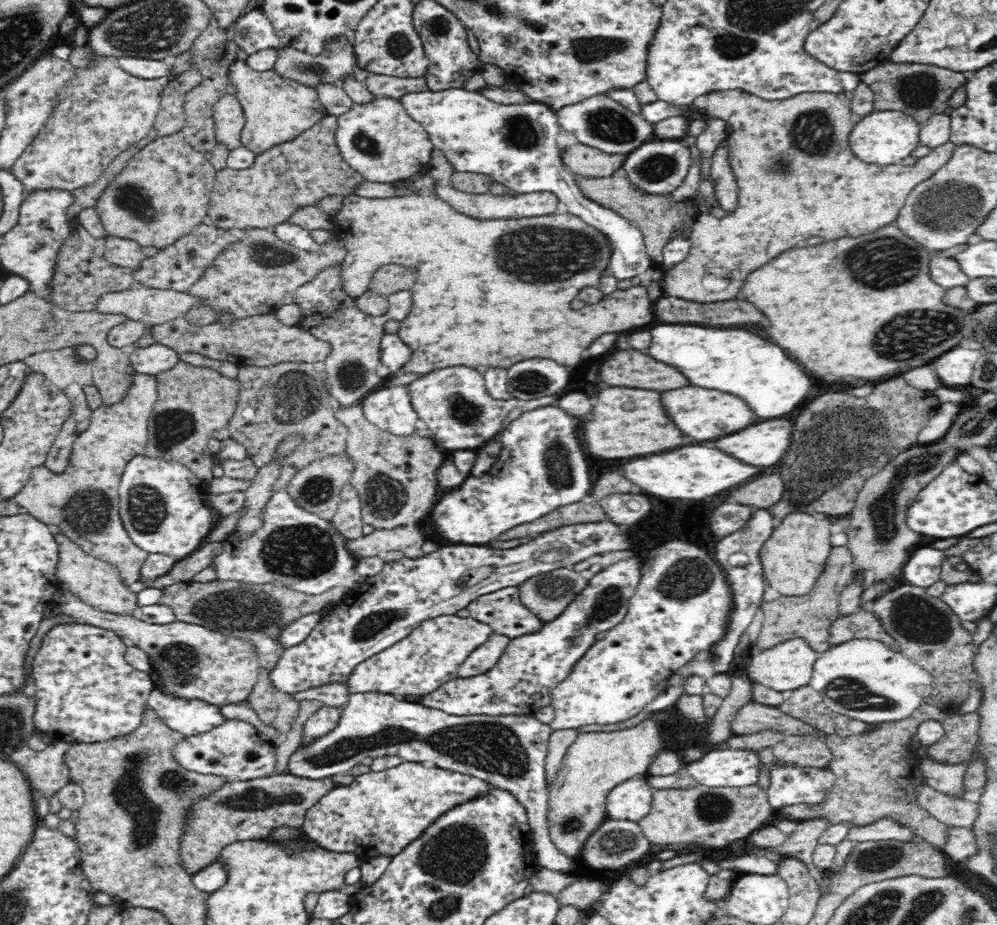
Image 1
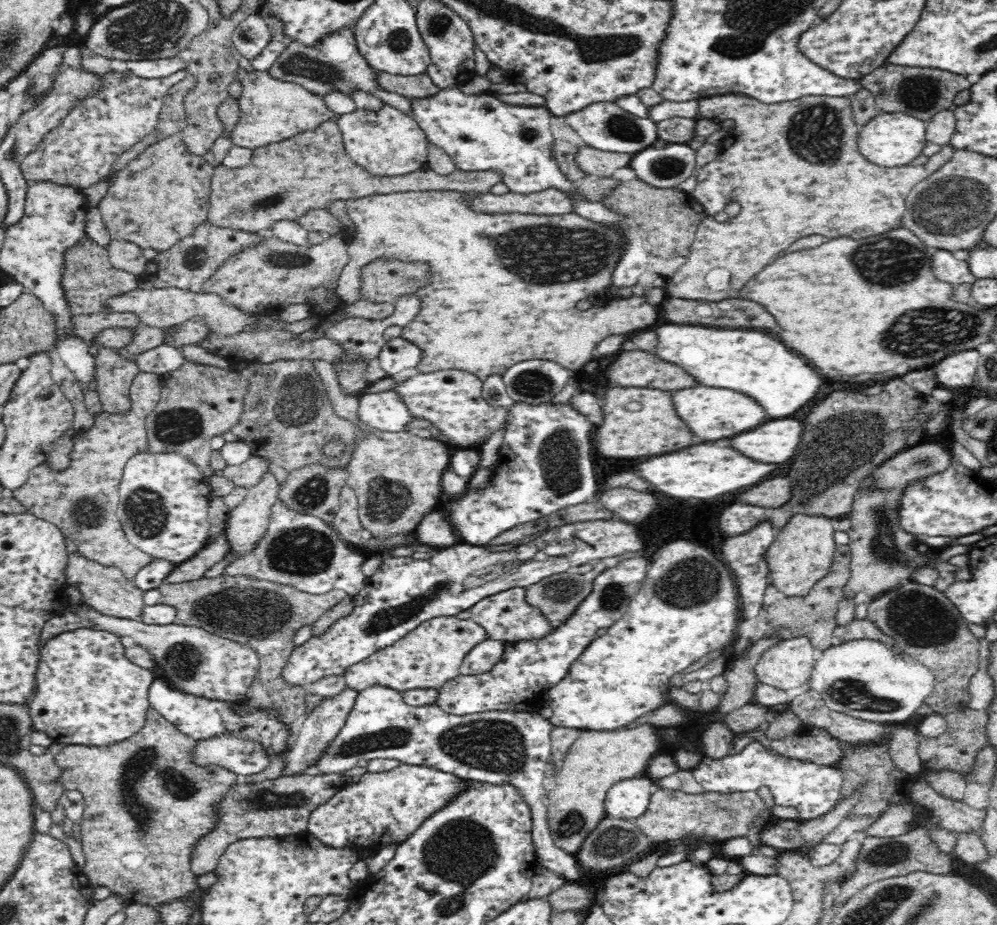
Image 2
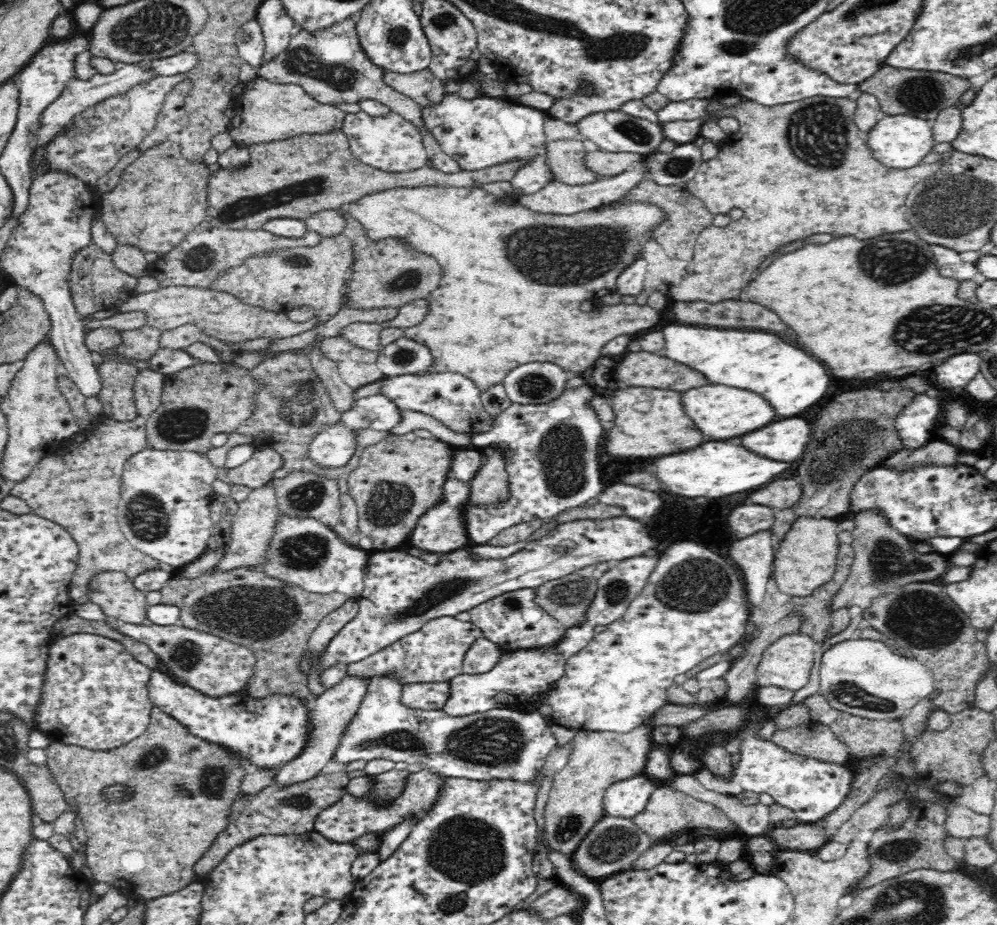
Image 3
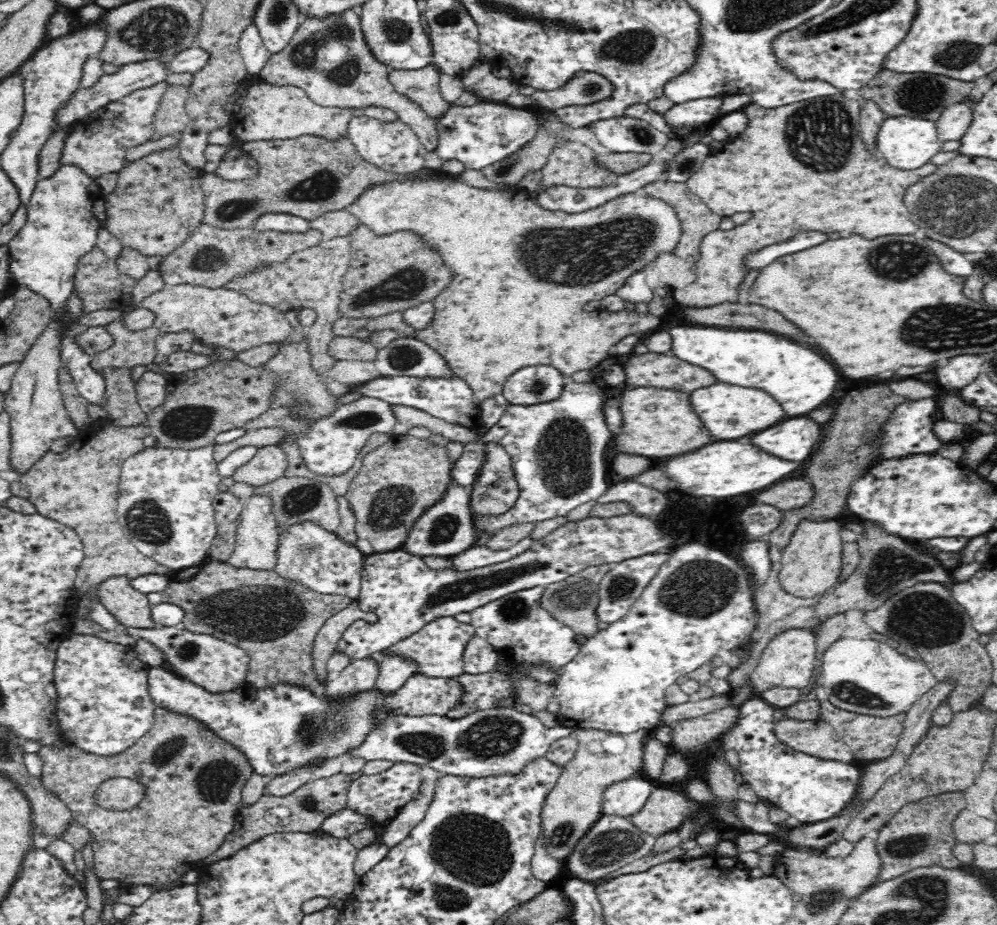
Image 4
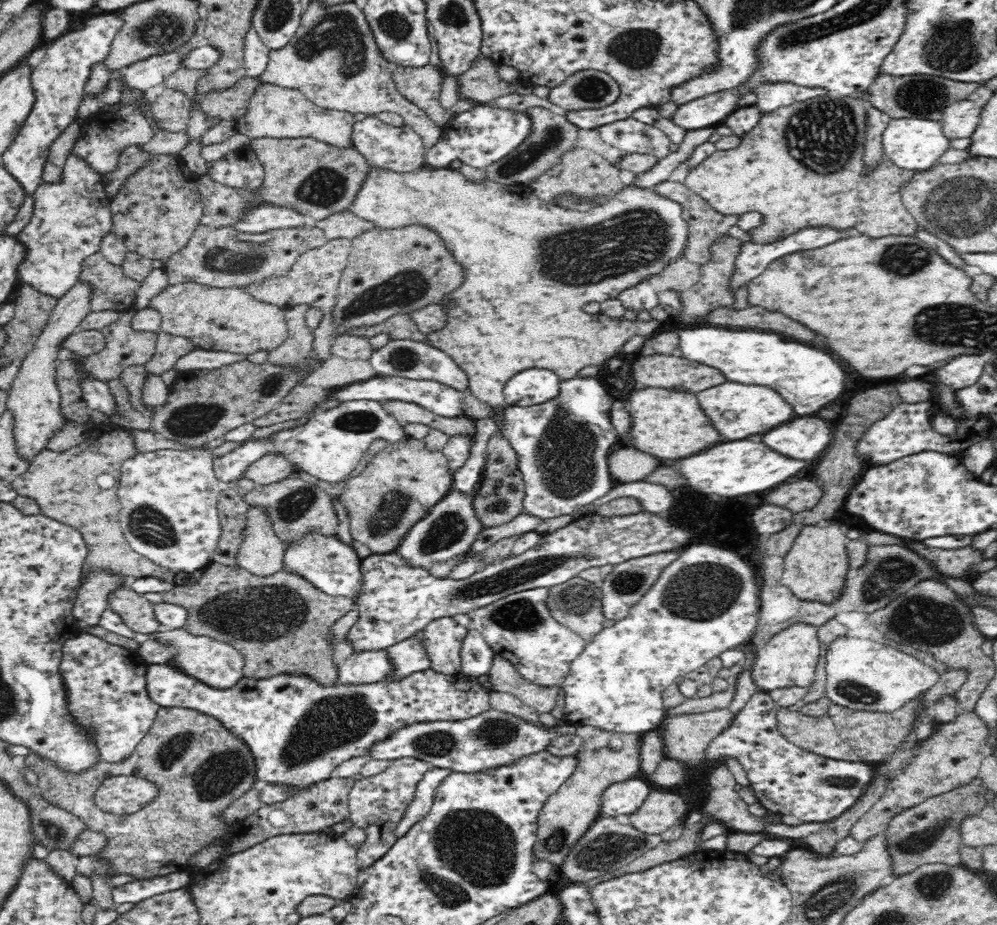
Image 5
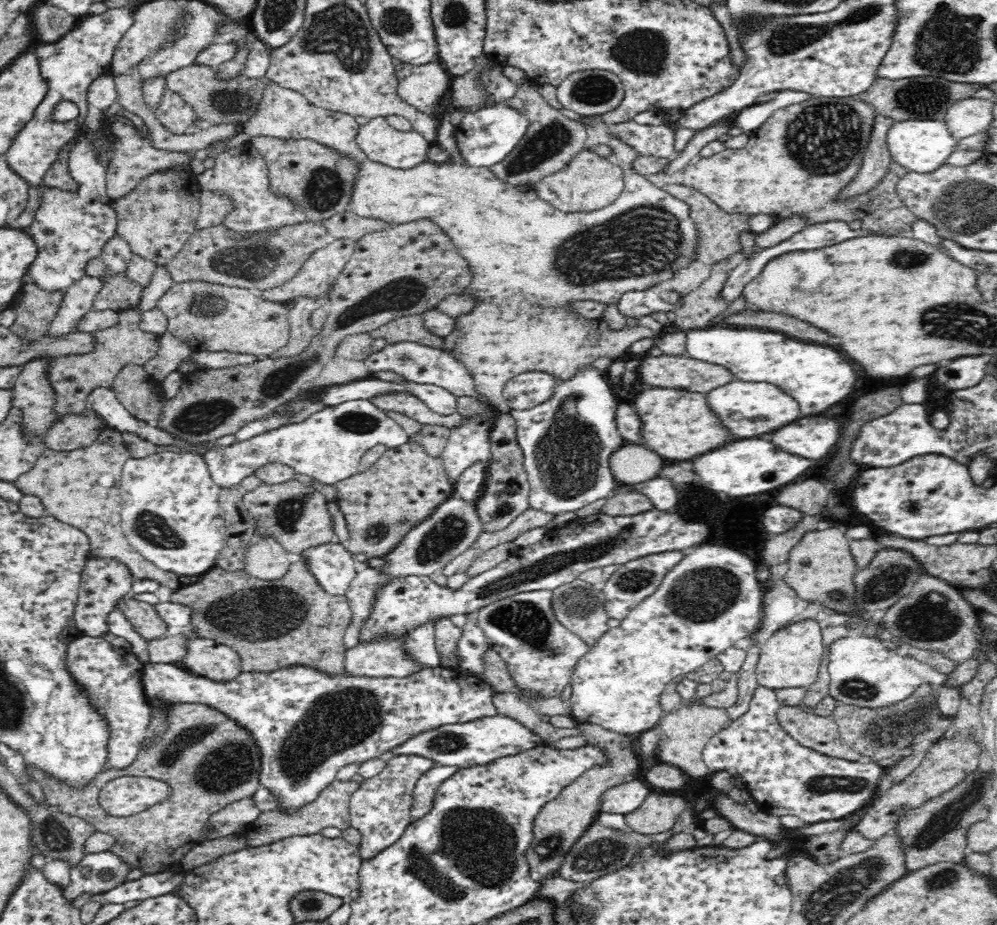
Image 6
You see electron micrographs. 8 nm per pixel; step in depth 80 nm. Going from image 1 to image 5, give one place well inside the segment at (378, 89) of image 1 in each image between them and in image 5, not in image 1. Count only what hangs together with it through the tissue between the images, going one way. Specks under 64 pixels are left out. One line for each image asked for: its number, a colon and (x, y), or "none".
2: (420, 86)
3: (422, 86)
4: (421, 86)
5: (421, 86)

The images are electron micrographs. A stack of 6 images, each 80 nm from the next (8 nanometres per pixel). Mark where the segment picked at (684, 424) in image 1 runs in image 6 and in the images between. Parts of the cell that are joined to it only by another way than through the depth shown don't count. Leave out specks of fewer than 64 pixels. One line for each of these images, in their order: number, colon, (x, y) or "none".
2: (711, 413)
3: (721, 412)
4: (729, 411)
5: (738, 410)
6: (747, 409)

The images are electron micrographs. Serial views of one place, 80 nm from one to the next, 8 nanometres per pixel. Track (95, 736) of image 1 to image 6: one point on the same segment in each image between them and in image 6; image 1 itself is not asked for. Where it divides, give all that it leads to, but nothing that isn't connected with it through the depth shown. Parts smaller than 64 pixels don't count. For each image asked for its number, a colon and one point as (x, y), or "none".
2: (88, 693)
3: (95, 696)
4: (104, 706)
5: (106, 690)
6: (112, 675)

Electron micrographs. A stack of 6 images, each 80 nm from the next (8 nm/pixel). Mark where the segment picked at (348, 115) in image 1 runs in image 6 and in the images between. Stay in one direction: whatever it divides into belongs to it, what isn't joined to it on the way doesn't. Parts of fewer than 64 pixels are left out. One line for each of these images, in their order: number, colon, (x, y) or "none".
2: (387, 143)
3: (389, 143)
4: (393, 147)
5: (400, 149)
6: (381, 142)

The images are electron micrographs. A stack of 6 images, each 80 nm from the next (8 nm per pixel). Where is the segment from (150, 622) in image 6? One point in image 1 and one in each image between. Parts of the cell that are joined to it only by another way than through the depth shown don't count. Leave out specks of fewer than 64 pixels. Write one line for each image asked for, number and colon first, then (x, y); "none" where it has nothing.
1: (95, 582)
2: (106, 589)
3: (114, 592)
4: (132, 608)
5: (137, 612)

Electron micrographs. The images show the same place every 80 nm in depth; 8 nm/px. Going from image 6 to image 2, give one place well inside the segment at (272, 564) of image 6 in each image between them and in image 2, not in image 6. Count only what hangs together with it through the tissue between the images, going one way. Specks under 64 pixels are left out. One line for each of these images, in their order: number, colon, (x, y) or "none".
2: (248, 523)
3: (253, 527)
4: (257, 541)
5: (261, 552)

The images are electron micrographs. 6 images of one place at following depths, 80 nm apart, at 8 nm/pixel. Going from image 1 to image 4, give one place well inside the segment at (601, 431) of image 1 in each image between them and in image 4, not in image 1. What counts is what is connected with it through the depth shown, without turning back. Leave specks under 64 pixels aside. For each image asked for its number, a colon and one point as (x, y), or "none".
2: (637, 421)
3: (649, 422)
4: (658, 422)

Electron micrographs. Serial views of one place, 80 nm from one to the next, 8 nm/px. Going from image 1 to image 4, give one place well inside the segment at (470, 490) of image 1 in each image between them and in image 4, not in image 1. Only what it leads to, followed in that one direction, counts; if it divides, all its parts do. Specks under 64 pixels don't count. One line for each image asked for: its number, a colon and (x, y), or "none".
2: (545, 464)
3: (551, 450)
4: (557, 448)

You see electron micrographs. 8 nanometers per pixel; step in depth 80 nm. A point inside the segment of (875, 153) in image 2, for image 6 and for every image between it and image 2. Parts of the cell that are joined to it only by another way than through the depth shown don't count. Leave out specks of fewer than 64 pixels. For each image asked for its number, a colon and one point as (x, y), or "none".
3: (901, 142)
4: (908, 143)
5: (914, 144)
6: (922, 146)

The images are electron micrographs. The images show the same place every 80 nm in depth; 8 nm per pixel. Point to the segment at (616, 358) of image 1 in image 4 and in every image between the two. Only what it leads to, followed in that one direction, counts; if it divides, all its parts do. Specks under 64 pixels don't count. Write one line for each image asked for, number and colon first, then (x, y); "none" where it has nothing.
2: (635, 368)
3: (638, 368)
4: (656, 370)

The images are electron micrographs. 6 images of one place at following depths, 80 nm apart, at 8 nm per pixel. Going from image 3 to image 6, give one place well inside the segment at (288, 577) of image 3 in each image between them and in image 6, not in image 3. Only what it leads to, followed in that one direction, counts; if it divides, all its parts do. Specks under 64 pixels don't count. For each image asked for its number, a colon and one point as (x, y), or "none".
4: (321, 560)
5: (332, 566)
6: (334, 567)

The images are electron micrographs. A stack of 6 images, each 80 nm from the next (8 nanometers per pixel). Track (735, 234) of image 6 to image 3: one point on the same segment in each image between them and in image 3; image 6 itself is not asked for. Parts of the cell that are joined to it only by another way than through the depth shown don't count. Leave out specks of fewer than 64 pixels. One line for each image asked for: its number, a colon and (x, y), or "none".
3: (687, 216)
4: (697, 221)
5: (707, 226)

